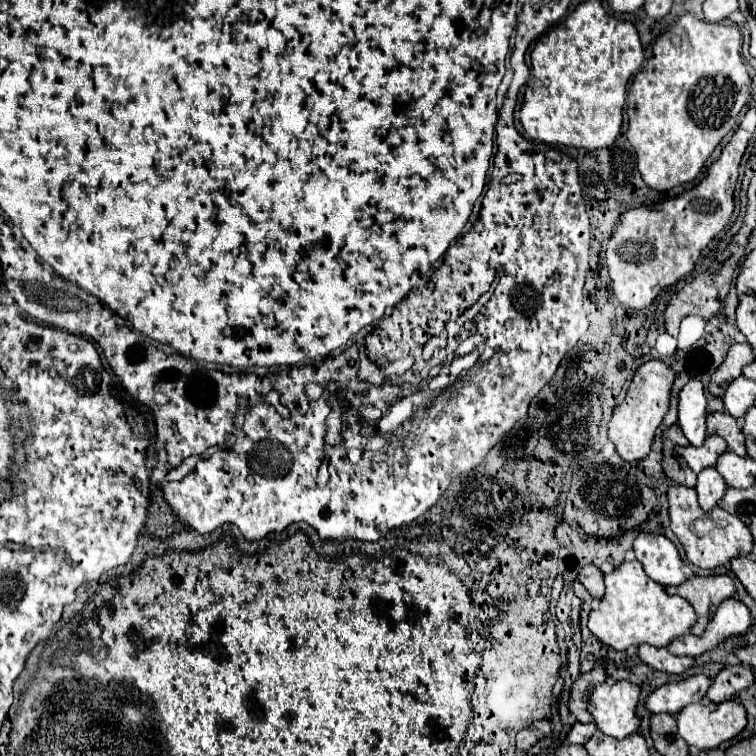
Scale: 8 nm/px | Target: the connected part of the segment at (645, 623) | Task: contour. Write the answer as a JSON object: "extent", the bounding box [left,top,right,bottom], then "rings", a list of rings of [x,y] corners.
{"extent":[589,560,697,650],"rings":[[[633,560],[621,562],[611,574],[605,574],[605,594],[599,606],[589,614],[589,630],[599,642],[615,650],[627,650],[639,644],[667,646],[673,638],[689,632],[695,620],[697,616],[685,598],[677,594],[669,596],[665,588],[651,580],[643,572],[643,566]]]}

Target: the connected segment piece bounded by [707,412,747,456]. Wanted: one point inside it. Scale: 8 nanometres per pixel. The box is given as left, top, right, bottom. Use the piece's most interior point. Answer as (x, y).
(720, 423)

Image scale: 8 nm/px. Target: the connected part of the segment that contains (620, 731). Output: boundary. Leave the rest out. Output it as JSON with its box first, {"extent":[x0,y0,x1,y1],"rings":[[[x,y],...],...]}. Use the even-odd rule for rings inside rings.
{"extent":[587,680,641,738],"rings":[[[607,680],[589,694],[587,710],[593,714],[597,728],[611,738],[625,738],[639,728],[635,708],[641,688],[631,682]]]}

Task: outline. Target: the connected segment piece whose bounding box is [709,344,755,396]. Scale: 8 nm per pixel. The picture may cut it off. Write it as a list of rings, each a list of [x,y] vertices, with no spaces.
[[[733,344],[723,360],[723,364],[717,368],[717,372],[711,376],[709,382],[709,392],[713,396],[723,396],[727,386],[731,384],[731,380],[735,380],[737,376],[741,376],[743,366],[753,362],[753,350],[749,348],[749,344]]]

